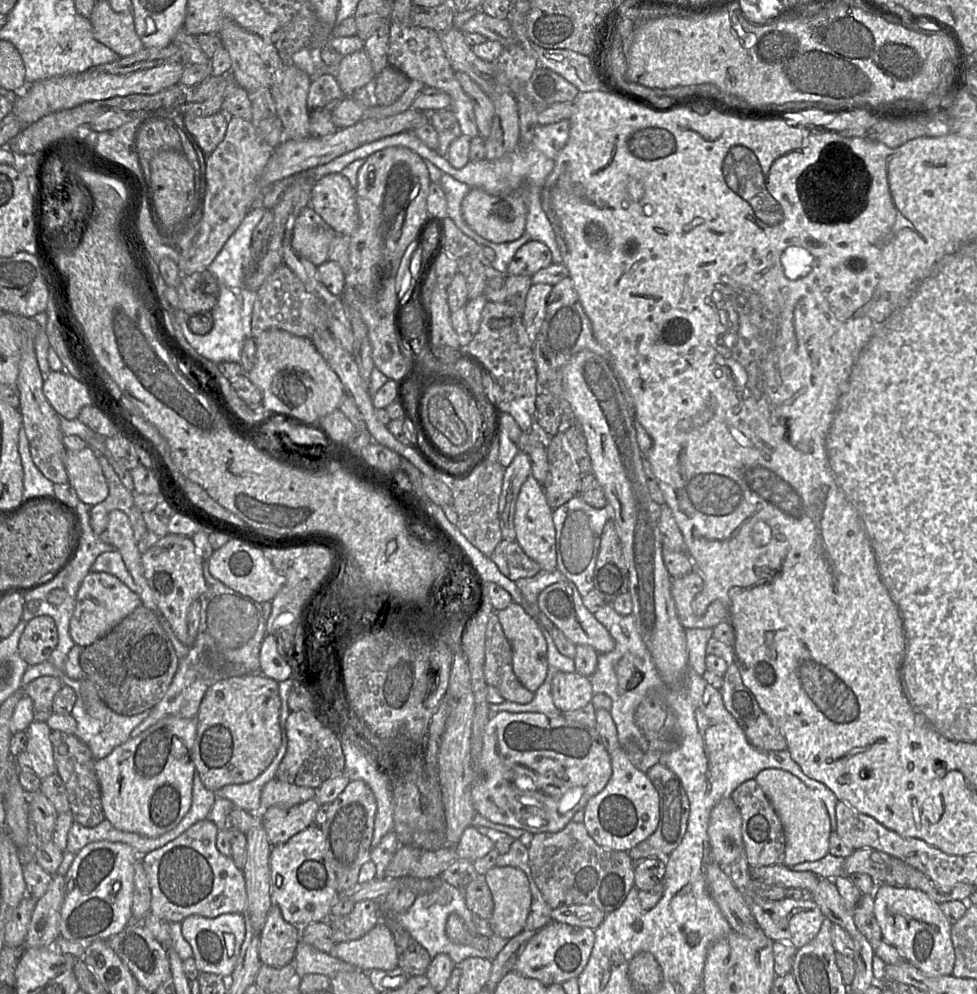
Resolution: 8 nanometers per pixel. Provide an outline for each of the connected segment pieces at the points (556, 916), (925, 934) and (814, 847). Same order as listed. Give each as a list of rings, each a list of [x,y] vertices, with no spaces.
[[[573,904],[557,907],[551,912],[551,919],[573,926],[597,928],[608,913],[593,905]]]
[[[876,885],[873,914],[881,928],[882,939],[893,945],[923,974],[929,977],[952,975],[955,953],[951,924],[936,903],[918,889]]]
[[[766,768],[755,777],[758,785],[771,802],[782,823],[786,846],[783,865],[816,861],[829,853],[832,832],[830,817],[822,800],[798,777],[779,768]]]

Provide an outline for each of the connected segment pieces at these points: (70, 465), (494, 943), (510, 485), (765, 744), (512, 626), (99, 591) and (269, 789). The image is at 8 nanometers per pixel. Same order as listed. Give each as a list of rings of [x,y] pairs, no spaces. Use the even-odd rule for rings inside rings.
[[[88,446],[80,451],[65,451],[64,466],[68,483],[75,489],[80,501],[94,506],[104,501],[109,488],[98,459]]]
[[[444,880],[436,891],[416,896],[414,902],[407,911],[398,914],[381,912],[381,919],[382,916],[393,918],[409,932],[412,938],[428,951],[432,958],[439,953],[445,953],[456,965],[469,957],[481,957],[492,961],[509,940],[503,939],[495,934],[493,934],[492,937],[484,936],[489,940],[486,950],[475,948],[472,945],[455,944],[448,938],[445,932],[446,921],[451,913],[455,913],[463,919],[467,929],[472,935],[478,934],[473,922],[474,913],[467,908],[462,890],[455,888]]]
[[[520,451],[505,468],[502,491],[499,498],[499,522],[502,538],[516,540],[514,526],[515,506],[521,486],[531,475],[531,461],[527,453]]]
[[[729,661],[719,690],[725,708],[735,718],[751,745],[761,751],[787,749],[784,735],[772,724],[753,693],[743,684],[734,661]]]
[[[514,602],[507,608],[497,611],[497,616],[512,648],[514,674],[527,690],[534,693],[545,681],[548,671],[547,643],[540,630],[540,623],[521,605]]]
[[[89,572],[76,594],[75,608],[69,623],[69,634],[75,644],[86,647],[111,631],[141,604],[138,593],[130,590],[119,578],[107,572]]]
[[[273,778],[263,786],[260,803],[262,809],[271,806],[291,808],[315,798],[315,795],[313,788],[296,786]]]

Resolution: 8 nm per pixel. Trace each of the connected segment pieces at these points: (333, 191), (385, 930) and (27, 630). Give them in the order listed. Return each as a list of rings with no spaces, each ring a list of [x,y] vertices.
[[[341,172],[325,175],[314,183],[310,206],[340,235],[350,237],[358,228],[357,192]]]
[[[380,922],[357,940],[335,944],[330,955],[361,971],[393,970],[398,967],[395,942],[387,924]]]
[[[48,615],[30,619],[20,636],[18,652],[29,665],[37,665],[49,660],[58,643],[57,628]]]

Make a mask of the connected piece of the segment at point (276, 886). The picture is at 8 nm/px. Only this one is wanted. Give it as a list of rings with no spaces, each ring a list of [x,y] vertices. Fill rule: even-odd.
[[[310,825],[287,842],[272,846],[269,864],[271,903],[281,909],[287,922],[303,927],[313,922],[327,921],[340,895],[336,890],[331,854],[320,825]]]

